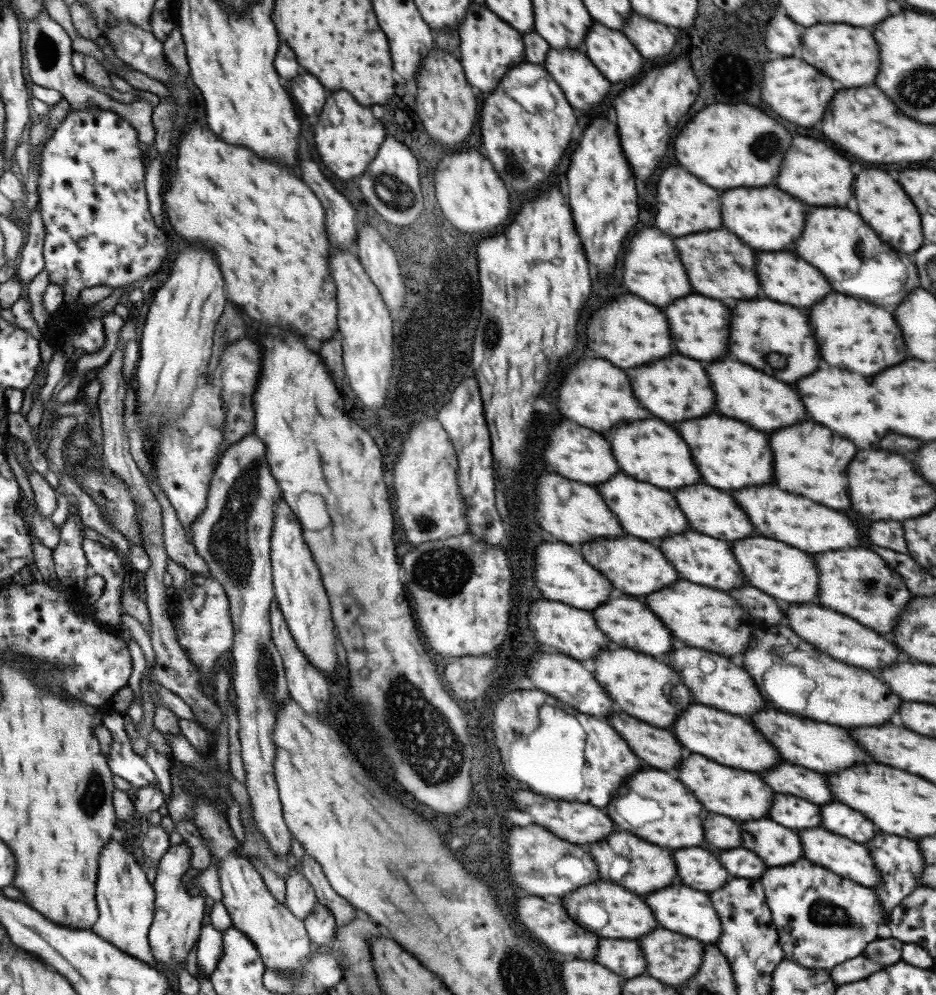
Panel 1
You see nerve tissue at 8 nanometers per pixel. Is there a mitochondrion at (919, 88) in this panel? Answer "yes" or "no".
yes

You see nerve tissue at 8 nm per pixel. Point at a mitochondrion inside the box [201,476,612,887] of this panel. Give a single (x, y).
(420, 728)

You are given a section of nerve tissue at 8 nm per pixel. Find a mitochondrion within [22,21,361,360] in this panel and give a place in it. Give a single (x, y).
(46, 46)

